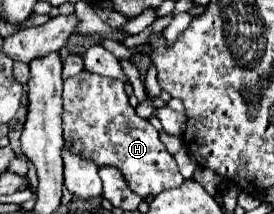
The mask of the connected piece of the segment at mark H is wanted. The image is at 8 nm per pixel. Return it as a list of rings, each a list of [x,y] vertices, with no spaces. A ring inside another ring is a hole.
[[[82,70],[76,76],[70,76],[64,80],[64,116],[62,116],[62,126],[64,126],[64,142],[66,148],[72,154],[78,154],[84,160],[94,162],[96,166],[114,166],[122,172],[128,188],[136,192],[140,198],[146,198],[150,194],[160,194],[162,190],[176,188],[184,182],[184,176],[178,170],[178,164],[174,156],[166,150],[164,142],[158,136],[158,130],[144,118],[136,114],[136,110],[128,102],[128,94],[124,90],[124,82],[118,78],[104,78],[98,74],[92,74],[88,70]]]

